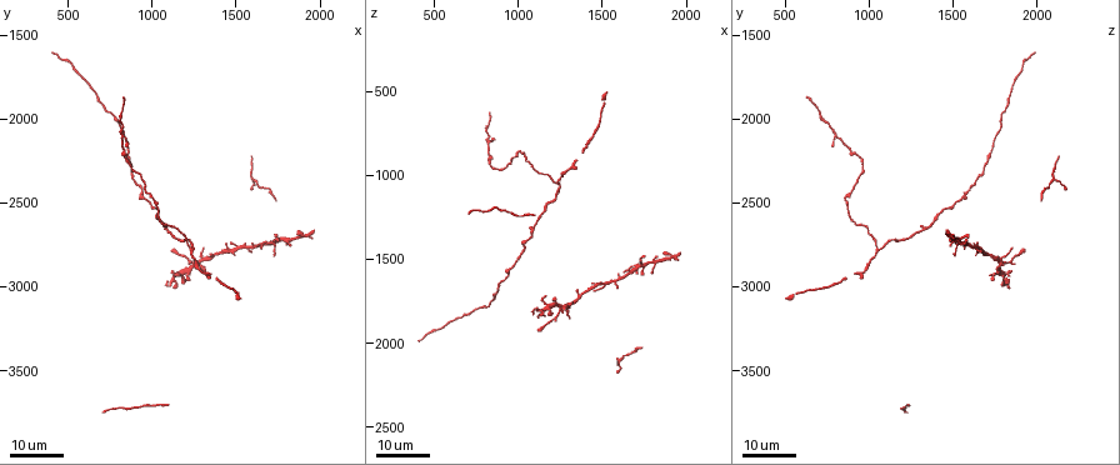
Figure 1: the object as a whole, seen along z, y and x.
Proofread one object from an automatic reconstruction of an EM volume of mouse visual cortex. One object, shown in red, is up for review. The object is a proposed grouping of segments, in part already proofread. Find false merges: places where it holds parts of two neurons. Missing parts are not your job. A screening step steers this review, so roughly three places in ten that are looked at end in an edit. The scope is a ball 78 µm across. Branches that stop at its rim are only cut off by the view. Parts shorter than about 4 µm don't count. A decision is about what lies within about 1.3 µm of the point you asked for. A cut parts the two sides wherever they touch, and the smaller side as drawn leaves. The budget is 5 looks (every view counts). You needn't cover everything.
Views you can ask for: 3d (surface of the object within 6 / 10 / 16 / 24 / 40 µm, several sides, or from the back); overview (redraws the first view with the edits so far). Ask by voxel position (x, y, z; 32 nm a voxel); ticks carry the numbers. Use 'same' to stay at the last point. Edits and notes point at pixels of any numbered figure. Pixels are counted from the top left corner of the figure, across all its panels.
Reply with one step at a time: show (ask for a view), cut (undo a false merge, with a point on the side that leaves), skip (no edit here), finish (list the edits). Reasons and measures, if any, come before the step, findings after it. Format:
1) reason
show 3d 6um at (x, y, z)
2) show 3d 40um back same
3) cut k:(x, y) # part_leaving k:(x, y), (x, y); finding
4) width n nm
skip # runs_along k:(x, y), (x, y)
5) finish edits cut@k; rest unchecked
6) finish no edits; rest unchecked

thick turns thin
show 3d 16um at (820, 1980, 720)

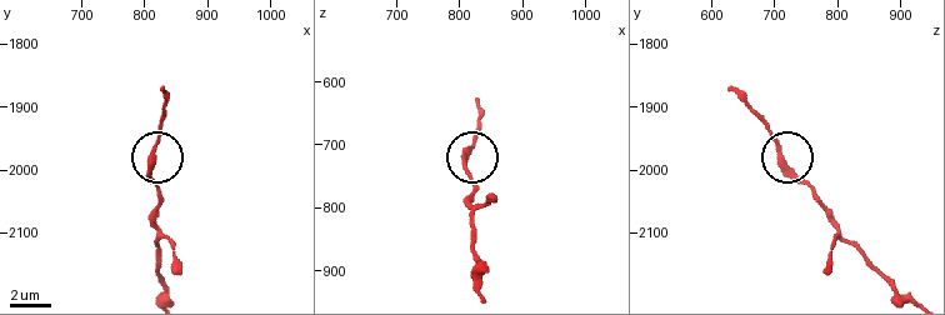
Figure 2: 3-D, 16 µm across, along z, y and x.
show 3d 6um at (815, 1970, 710)

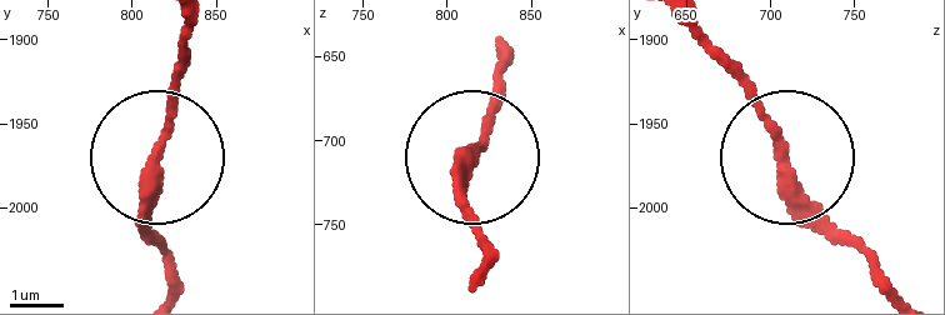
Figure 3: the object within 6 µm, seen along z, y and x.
skip # runs_along 3:(165, 281), (151, 160), (179, 26); all the same neuron

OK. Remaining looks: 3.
small branch off a trunk
show 3d 16um at (1100, 2660, 1340)

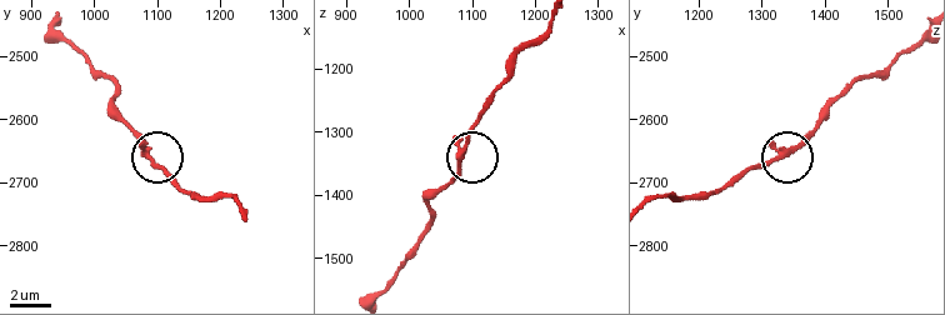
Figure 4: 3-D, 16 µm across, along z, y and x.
show 3d 10um at (1085, 2645, 1345)

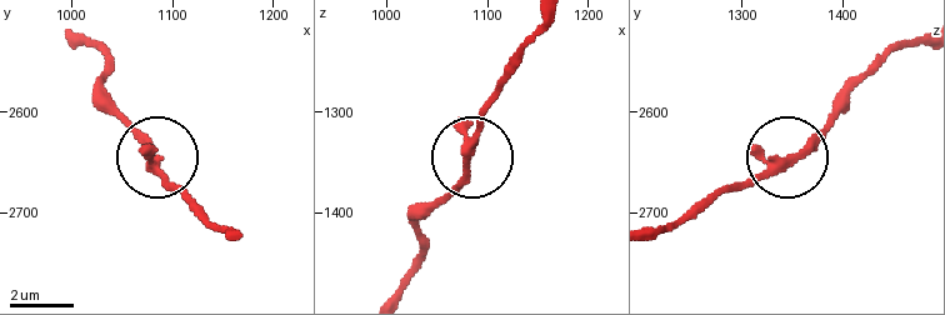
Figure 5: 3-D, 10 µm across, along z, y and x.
width 240 nm
skip # runs_along 5:(471, 160), (484, 104), (500, 83); continuous, no second neuron

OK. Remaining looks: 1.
finish no edits; rest unchecked

